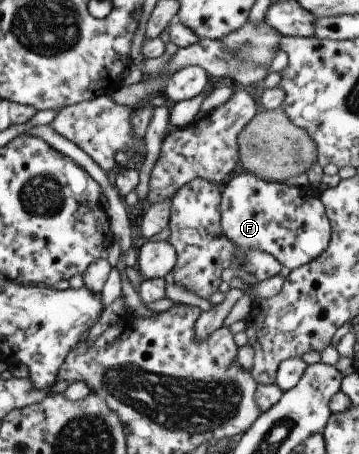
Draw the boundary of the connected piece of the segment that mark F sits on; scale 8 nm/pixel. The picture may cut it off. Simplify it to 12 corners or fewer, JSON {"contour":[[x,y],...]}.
{"contour":[[238,171],[220,192],[222,235],[292,270],[325,251],[318,192]]}

